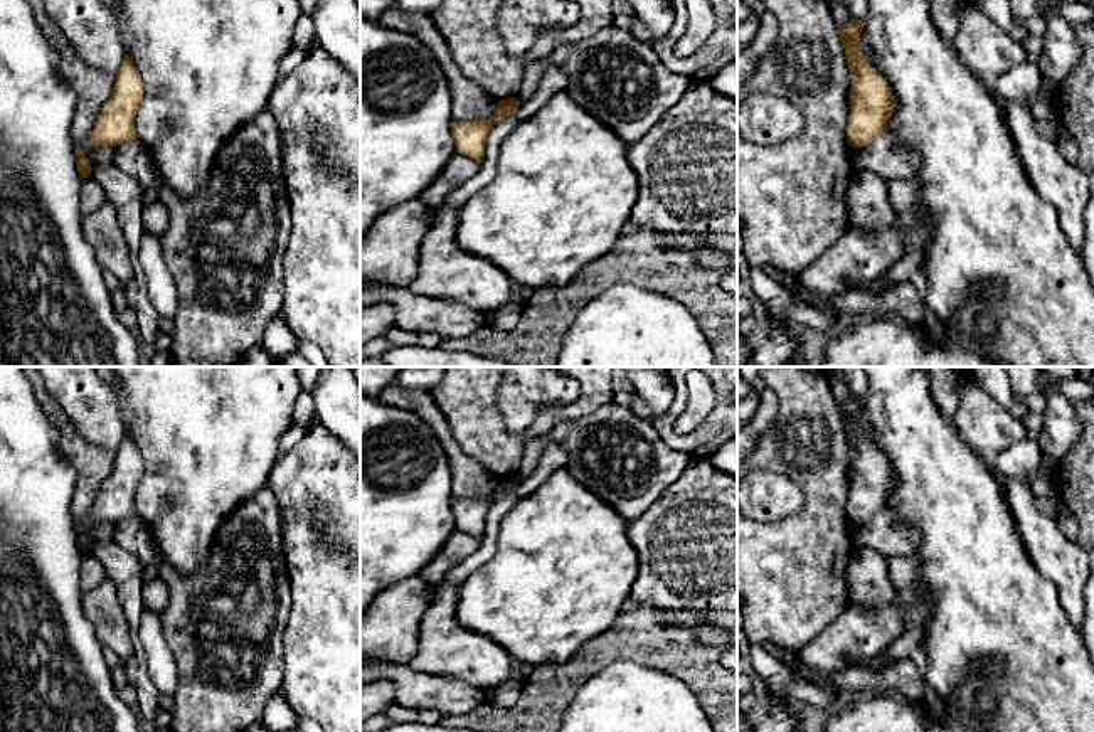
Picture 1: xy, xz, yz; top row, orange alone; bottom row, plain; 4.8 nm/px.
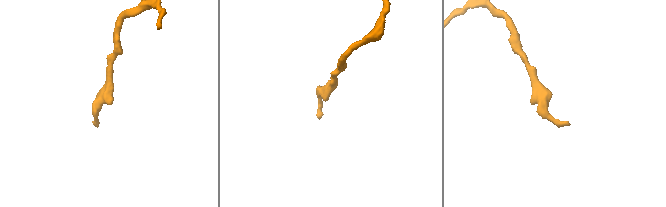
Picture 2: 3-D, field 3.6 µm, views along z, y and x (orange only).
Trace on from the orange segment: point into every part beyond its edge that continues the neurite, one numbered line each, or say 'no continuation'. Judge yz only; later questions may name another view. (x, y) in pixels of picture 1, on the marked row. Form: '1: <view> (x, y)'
no continuation

